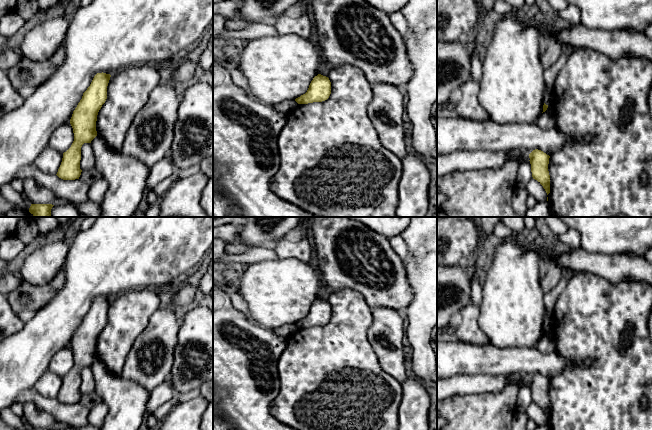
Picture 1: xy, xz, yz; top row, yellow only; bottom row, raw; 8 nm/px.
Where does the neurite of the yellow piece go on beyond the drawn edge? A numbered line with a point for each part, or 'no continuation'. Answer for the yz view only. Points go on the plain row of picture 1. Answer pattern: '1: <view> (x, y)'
no continuation

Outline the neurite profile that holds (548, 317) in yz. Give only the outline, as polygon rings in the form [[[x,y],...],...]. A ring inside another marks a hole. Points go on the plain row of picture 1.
[[[546,310],[545,315],[544,315],[544,327],[550,330],[552,325],[553,325],[553,311]]]

